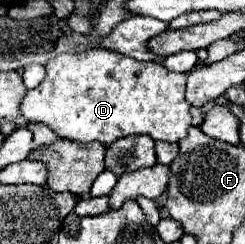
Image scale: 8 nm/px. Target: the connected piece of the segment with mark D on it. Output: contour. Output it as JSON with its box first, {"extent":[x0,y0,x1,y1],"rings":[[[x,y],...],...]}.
{"extent":[20,47,192,145],"rings":[[[100,47],[88,49],[84,53],[64,53],[46,63],[46,77],[44,81],[26,93],[20,113],[26,121],[38,121],[52,131],[56,131],[64,139],[72,139],[78,143],[98,141],[102,145],[110,145],[114,139],[126,135],[150,135],[154,141],[180,141],[188,131],[192,117],[190,117],[190,103],[184,97],[186,89],[186,75],[172,73],[164,69],[162,63],[156,61],[136,61],[124,57],[120,53],[104,51]]]}

